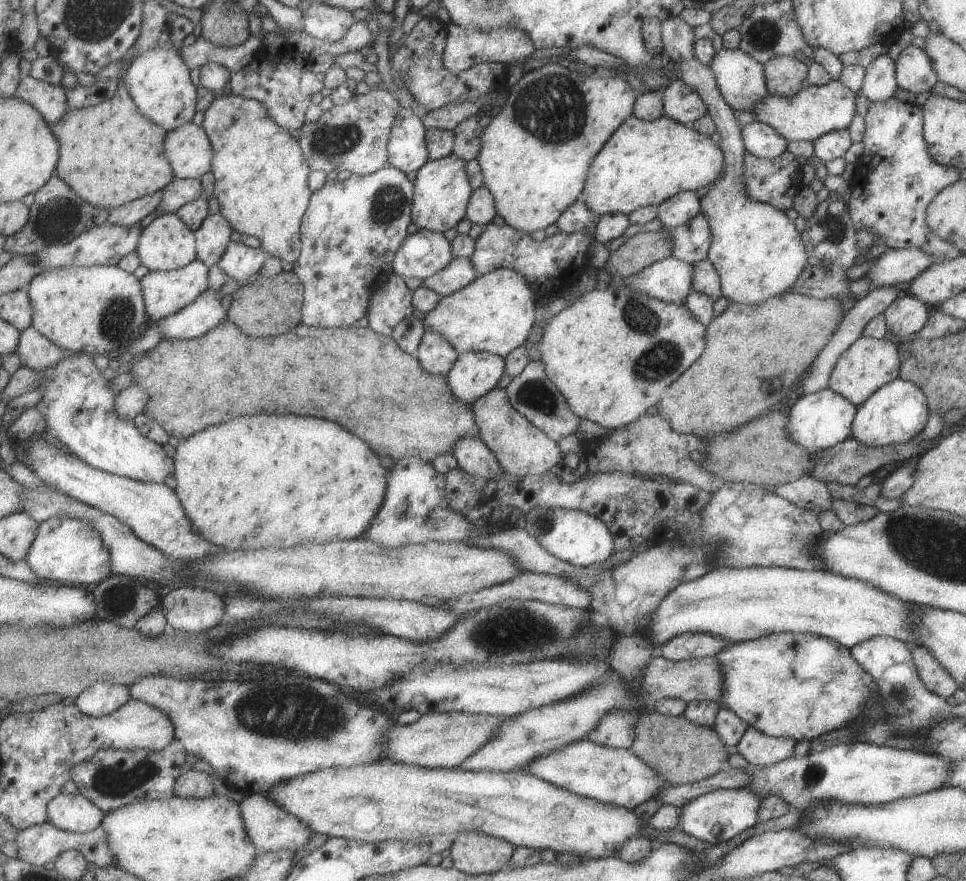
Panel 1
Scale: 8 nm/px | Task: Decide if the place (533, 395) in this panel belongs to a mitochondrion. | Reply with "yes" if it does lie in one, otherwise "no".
yes

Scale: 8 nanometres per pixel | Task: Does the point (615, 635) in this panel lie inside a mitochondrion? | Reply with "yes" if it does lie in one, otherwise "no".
no

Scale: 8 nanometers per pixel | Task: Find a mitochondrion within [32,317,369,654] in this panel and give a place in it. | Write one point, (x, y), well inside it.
(121, 601)

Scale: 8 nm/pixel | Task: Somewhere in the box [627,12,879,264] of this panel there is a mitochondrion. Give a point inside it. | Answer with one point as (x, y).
(764, 34)

